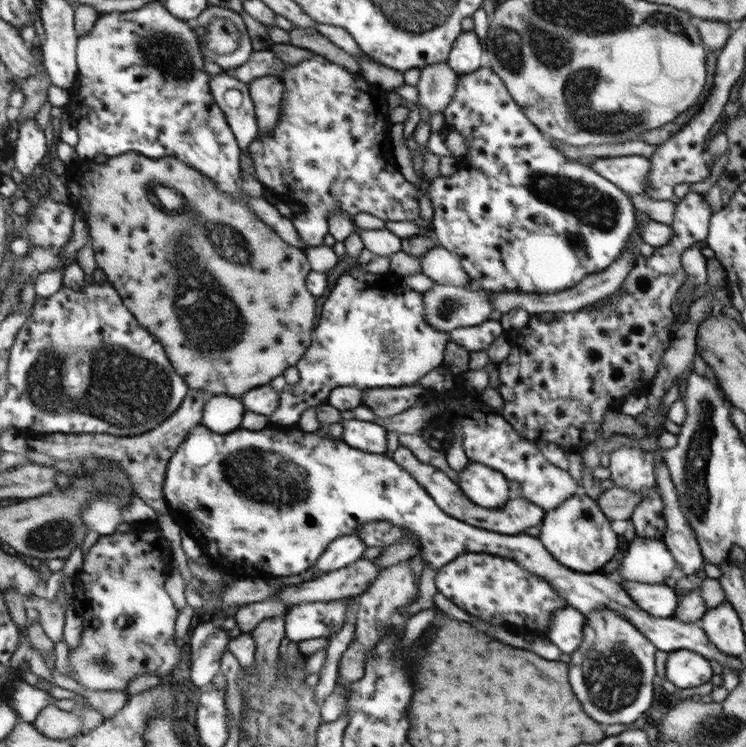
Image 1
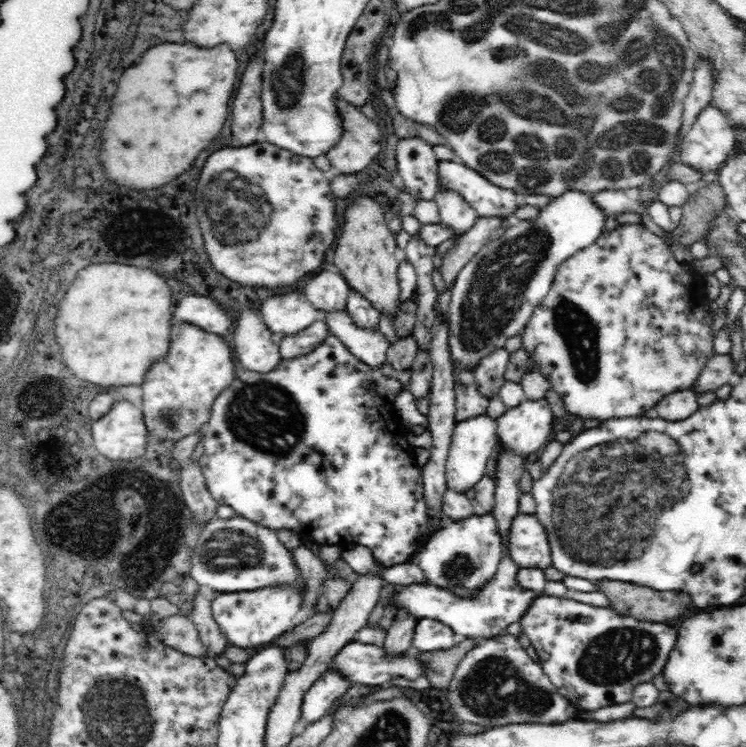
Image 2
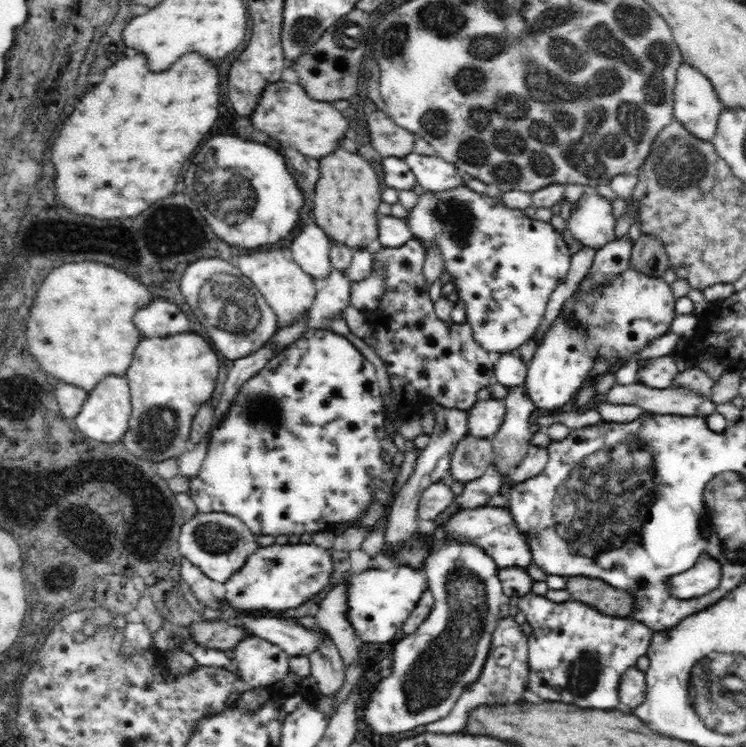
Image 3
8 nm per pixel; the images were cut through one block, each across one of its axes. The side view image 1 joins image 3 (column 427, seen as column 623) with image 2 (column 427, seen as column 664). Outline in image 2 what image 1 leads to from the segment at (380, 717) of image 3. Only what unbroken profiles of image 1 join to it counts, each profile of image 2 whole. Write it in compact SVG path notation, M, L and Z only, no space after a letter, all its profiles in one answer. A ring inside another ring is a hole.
M476 514L459 521L446 521L444 526L425 544L417 554L415 562L420 565L431 585L448 589L450 586L464 586L476 591L487 584L495 576L499 561L503 558L503 536L498 530L498 521L491 514L478 516Z

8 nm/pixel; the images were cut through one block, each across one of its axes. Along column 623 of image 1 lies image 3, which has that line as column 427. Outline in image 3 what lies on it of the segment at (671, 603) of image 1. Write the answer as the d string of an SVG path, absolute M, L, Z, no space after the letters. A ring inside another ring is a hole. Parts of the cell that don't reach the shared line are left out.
M400 565L392 570L368 570L352 576L350 582L350 623L364 642L387 644L396 641L398 630L416 608L422 593L429 590L429 582L425 573L411 566Z

